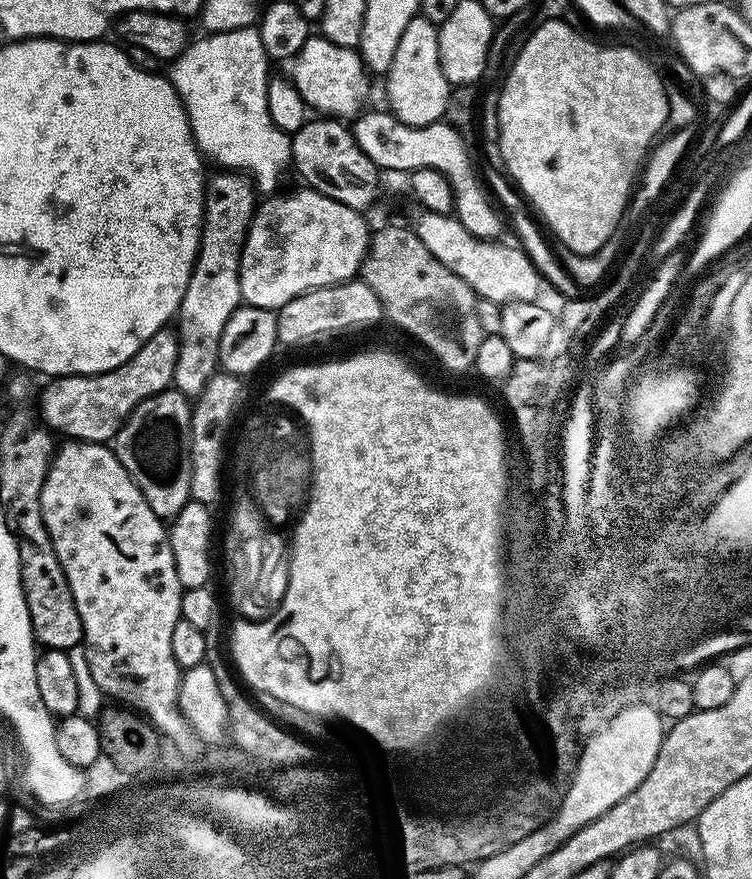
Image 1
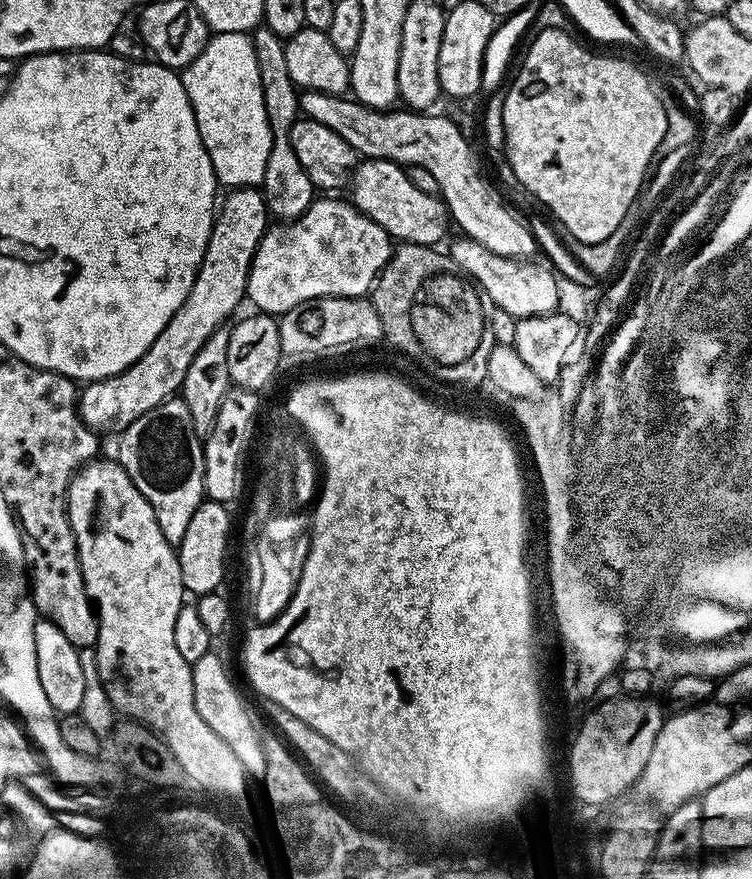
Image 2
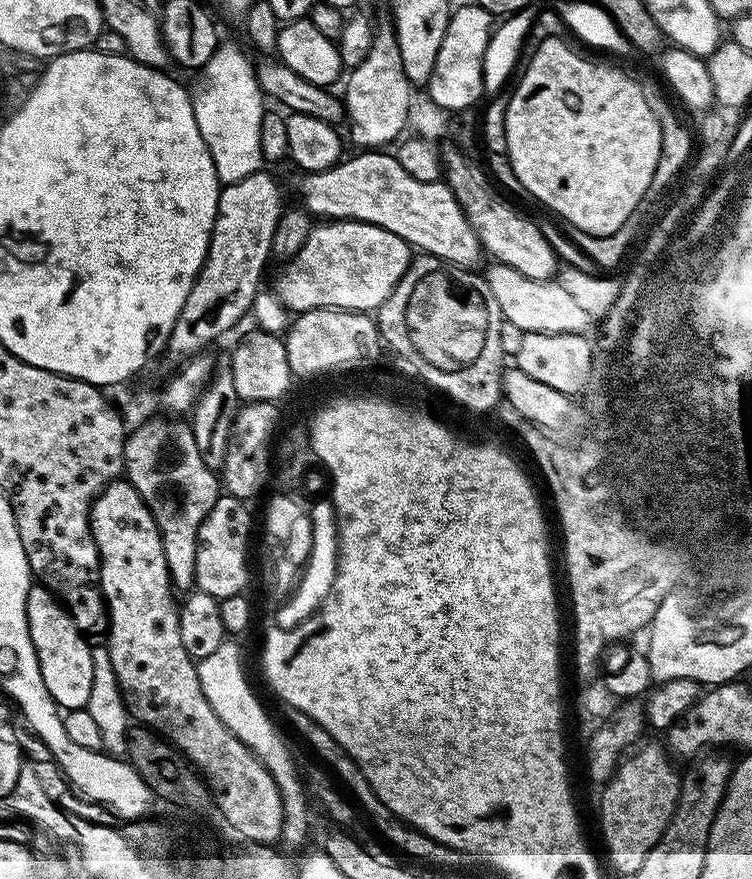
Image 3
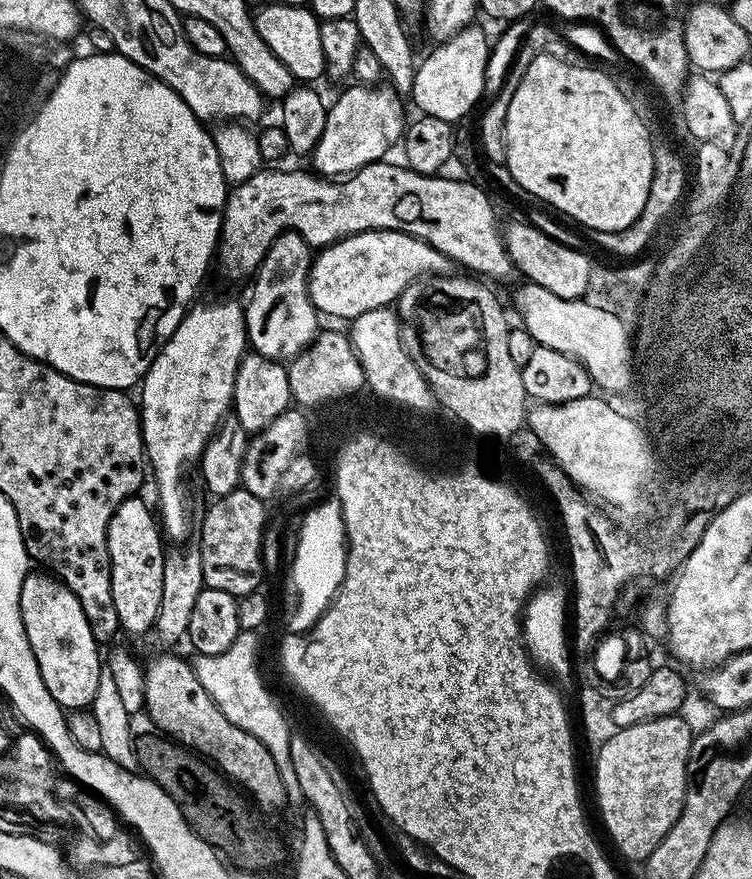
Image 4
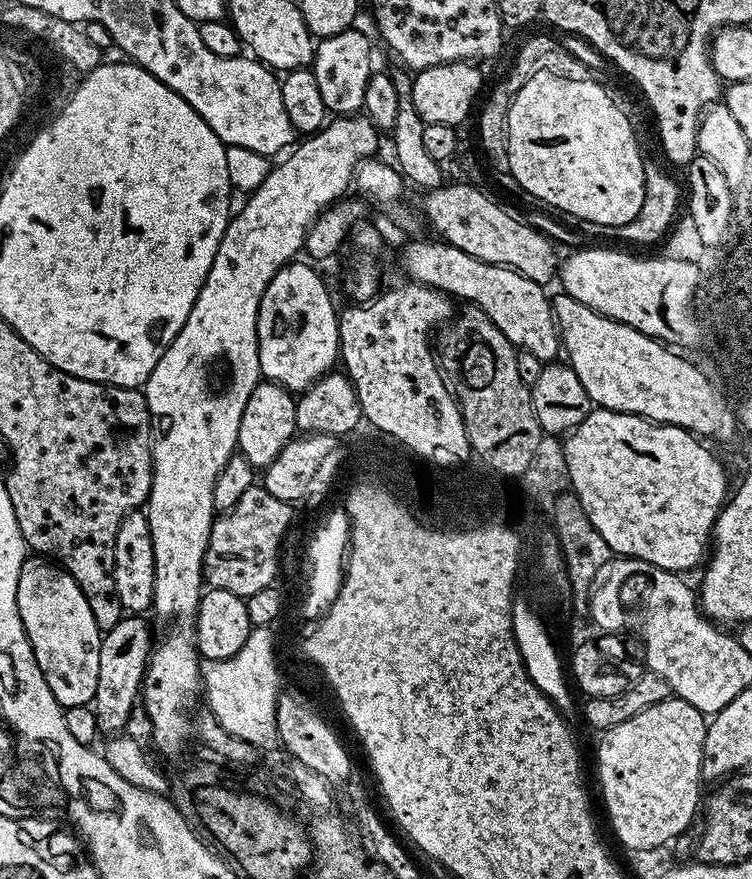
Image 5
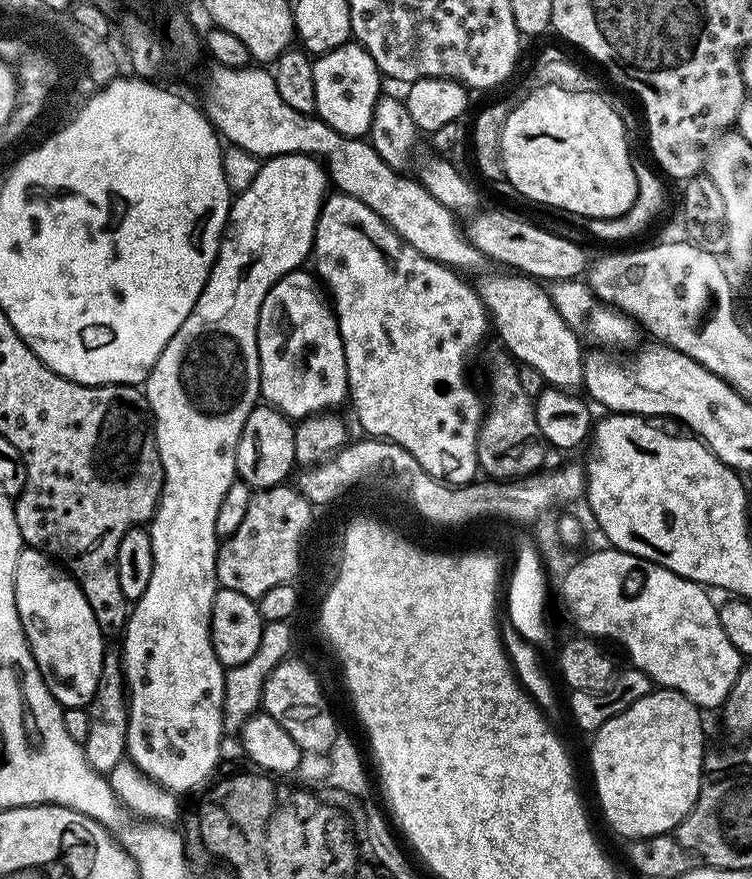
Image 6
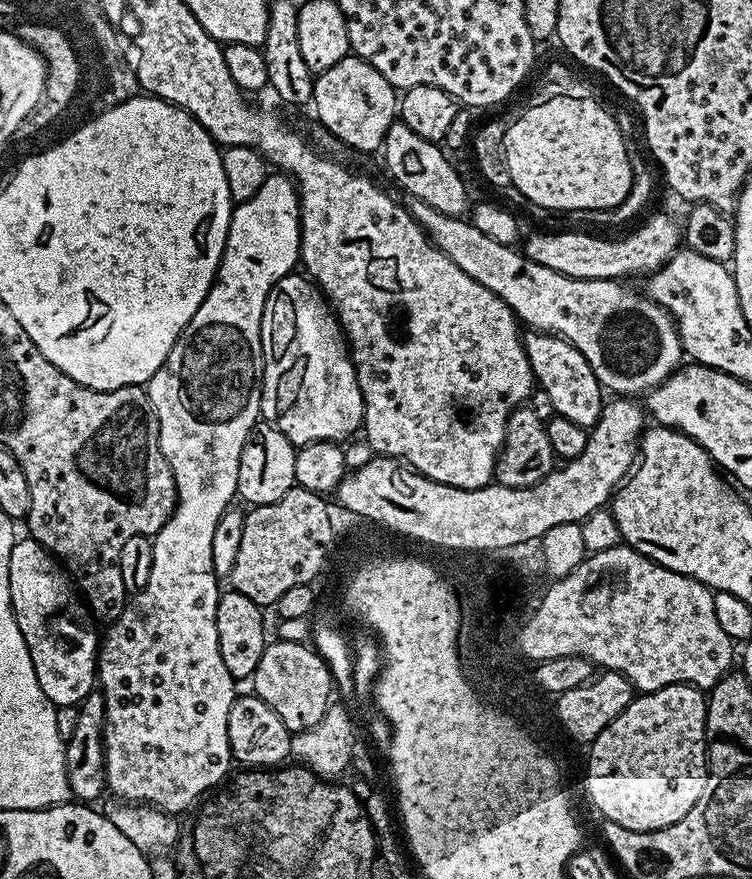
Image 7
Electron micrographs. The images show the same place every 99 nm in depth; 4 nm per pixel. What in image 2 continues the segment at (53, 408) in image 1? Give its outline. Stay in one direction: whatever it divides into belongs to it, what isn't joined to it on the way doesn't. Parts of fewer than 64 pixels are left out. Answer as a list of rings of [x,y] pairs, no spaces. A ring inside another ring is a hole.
[[[259,187],[255,188],[234,188],[227,193],[228,197],[221,199],[218,204],[218,211],[215,213],[212,222],[212,233],[206,246],[206,254],[200,263],[198,274],[194,278],[194,286],[190,286],[190,294],[186,294],[186,302],[178,306],[174,318],[166,322],[162,334],[150,342],[146,354],[138,358],[126,370],[122,370],[113,376],[107,376],[104,380],[93,380],[85,383],[78,392],[78,411],[80,420],[85,426],[91,428],[97,434],[103,432],[113,432],[119,434],[124,431],[134,418],[142,418],[146,410],[154,410],[162,402],[173,399],[183,389],[186,370],[190,370],[190,362],[194,362],[194,354],[202,350],[206,338],[214,333],[224,323],[224,319],[239,306],[245,303],[246,293],[248,291],[248,275],[252,259],[256,253],[256,247],[264,232],[270,226],[270,217],[268,207],[264,204],[264,194]]]

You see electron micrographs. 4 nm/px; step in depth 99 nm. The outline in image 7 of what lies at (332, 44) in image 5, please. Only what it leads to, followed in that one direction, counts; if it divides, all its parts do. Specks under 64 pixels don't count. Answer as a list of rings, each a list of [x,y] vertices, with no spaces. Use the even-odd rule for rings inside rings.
[[[349,54],[342,62],[334,62],[330,70],[319,73],[312,86],[311,103],[316,104],[319,123],[333,132],[345,149],[357,148],[360,152],[372,152],[384,142],[384,132],[398,116],[398,92],[374,66],[359,56]]]

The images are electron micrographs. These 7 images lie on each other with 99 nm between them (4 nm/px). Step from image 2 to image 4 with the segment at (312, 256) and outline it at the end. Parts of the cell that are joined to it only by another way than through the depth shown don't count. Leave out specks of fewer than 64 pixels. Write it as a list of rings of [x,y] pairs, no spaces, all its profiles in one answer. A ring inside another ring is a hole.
[[[359,232],[353,236],[342,238],[333,244],[327,244],[313,255],[312,268],[308,272],[308,293],[317,313],[337,316],[340,320],[351,322],[357,316],[370,310],[378,310],[395,305],[400,296],[419,276],[434,276],[449,271],[450,261],[434,246],[422,242],[405,232]]]

